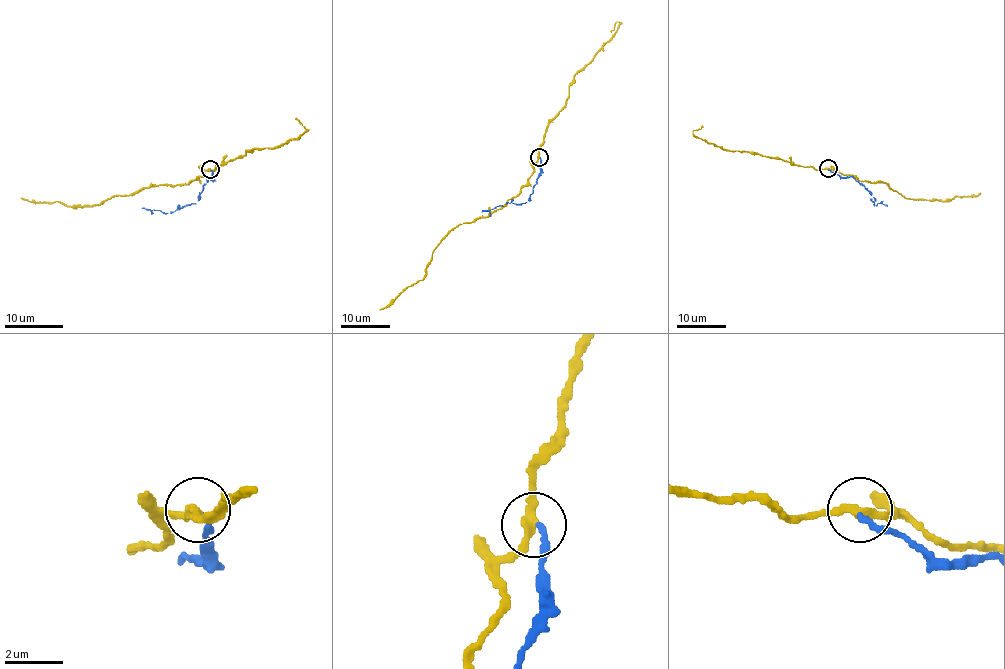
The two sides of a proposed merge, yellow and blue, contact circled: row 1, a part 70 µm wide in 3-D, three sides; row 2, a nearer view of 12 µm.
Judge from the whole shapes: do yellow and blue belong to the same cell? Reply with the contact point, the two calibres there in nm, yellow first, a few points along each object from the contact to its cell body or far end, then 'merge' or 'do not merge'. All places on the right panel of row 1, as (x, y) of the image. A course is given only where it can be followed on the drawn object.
place (828, 168); calibres 320 and 220 nm; course yellow (828, 169), (853, 175), (860, 181), (885, 182), (906, 198), (946, 201), (955, 196), (972, 197), (981, 192); course blue (828, 169), (841, 177), (851, 176), (875, 198), (875, 206), (882, 201); do not merge

